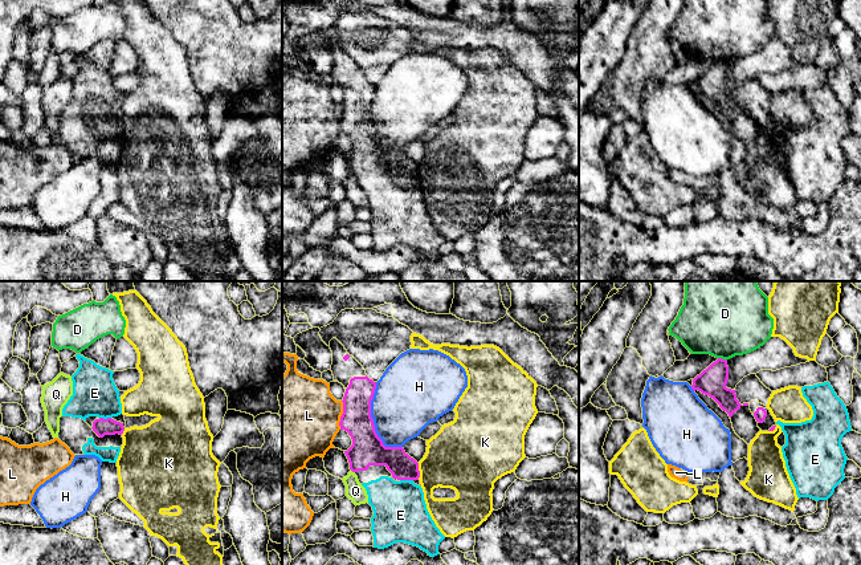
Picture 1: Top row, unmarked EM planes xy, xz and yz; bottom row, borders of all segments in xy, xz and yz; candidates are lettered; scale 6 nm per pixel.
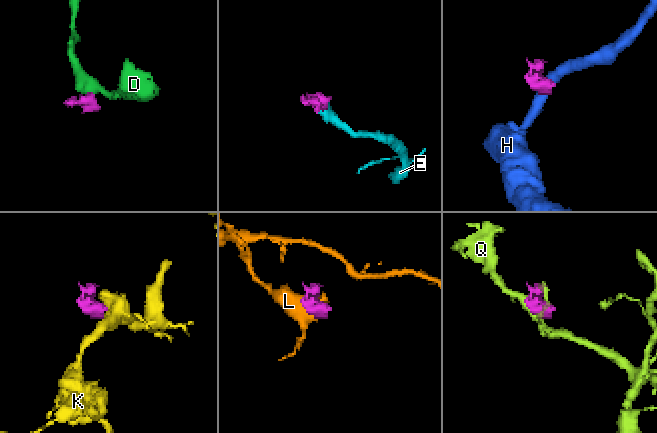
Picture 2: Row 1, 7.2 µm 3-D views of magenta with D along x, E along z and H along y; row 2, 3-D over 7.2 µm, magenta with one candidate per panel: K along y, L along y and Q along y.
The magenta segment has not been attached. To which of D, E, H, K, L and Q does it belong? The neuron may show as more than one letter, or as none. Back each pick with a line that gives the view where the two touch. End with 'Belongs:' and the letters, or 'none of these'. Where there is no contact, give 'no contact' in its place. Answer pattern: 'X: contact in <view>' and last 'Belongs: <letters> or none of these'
E: contact in xz
Belongs: E

